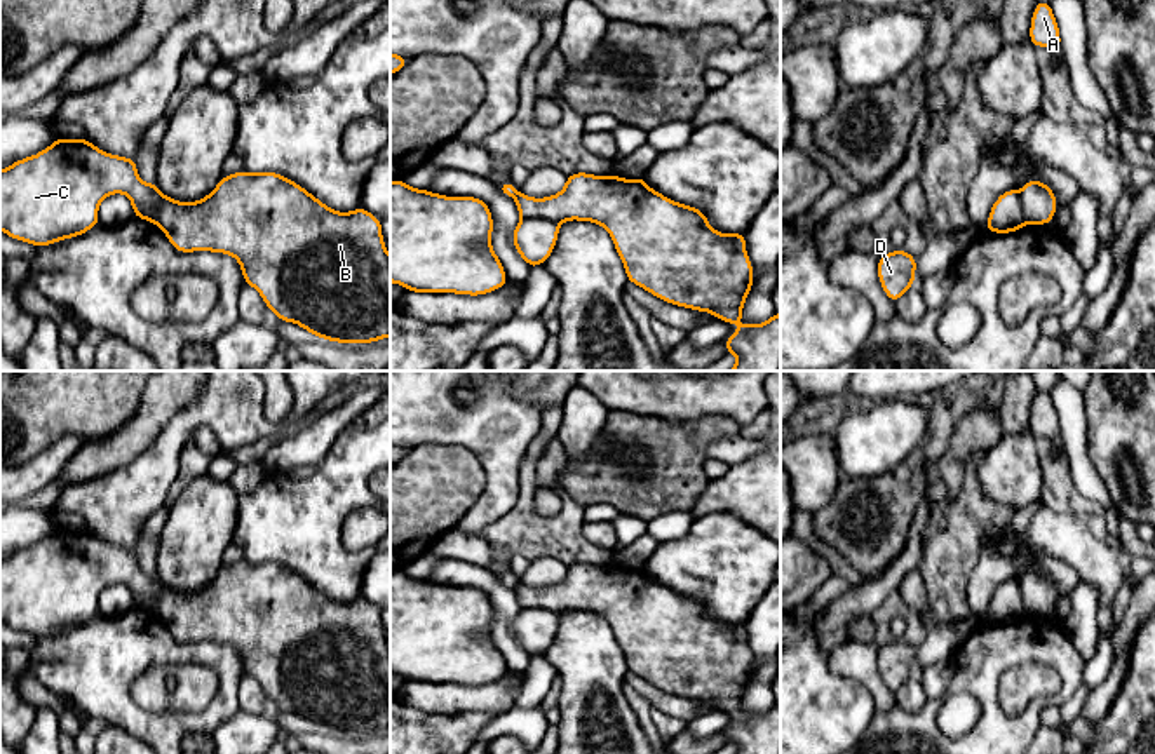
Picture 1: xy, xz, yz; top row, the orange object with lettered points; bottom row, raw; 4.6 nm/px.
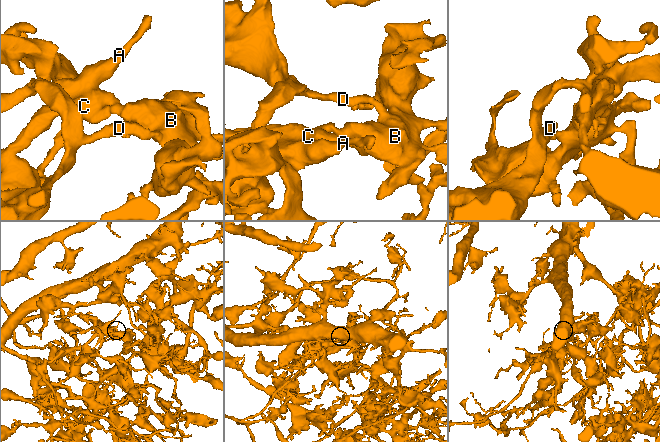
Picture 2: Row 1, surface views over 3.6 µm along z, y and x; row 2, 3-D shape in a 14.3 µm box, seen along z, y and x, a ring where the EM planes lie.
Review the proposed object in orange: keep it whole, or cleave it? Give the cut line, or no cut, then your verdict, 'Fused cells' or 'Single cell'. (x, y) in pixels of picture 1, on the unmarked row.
Split along xz (521, 606), (540, 606), (558, 615). Fused cells

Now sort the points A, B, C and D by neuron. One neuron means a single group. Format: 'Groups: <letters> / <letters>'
Groups: A C / B D

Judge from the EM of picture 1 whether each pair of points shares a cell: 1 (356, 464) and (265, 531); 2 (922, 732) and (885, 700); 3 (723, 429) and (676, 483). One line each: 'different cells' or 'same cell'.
1: same cell
2: different cells
3: same cell

